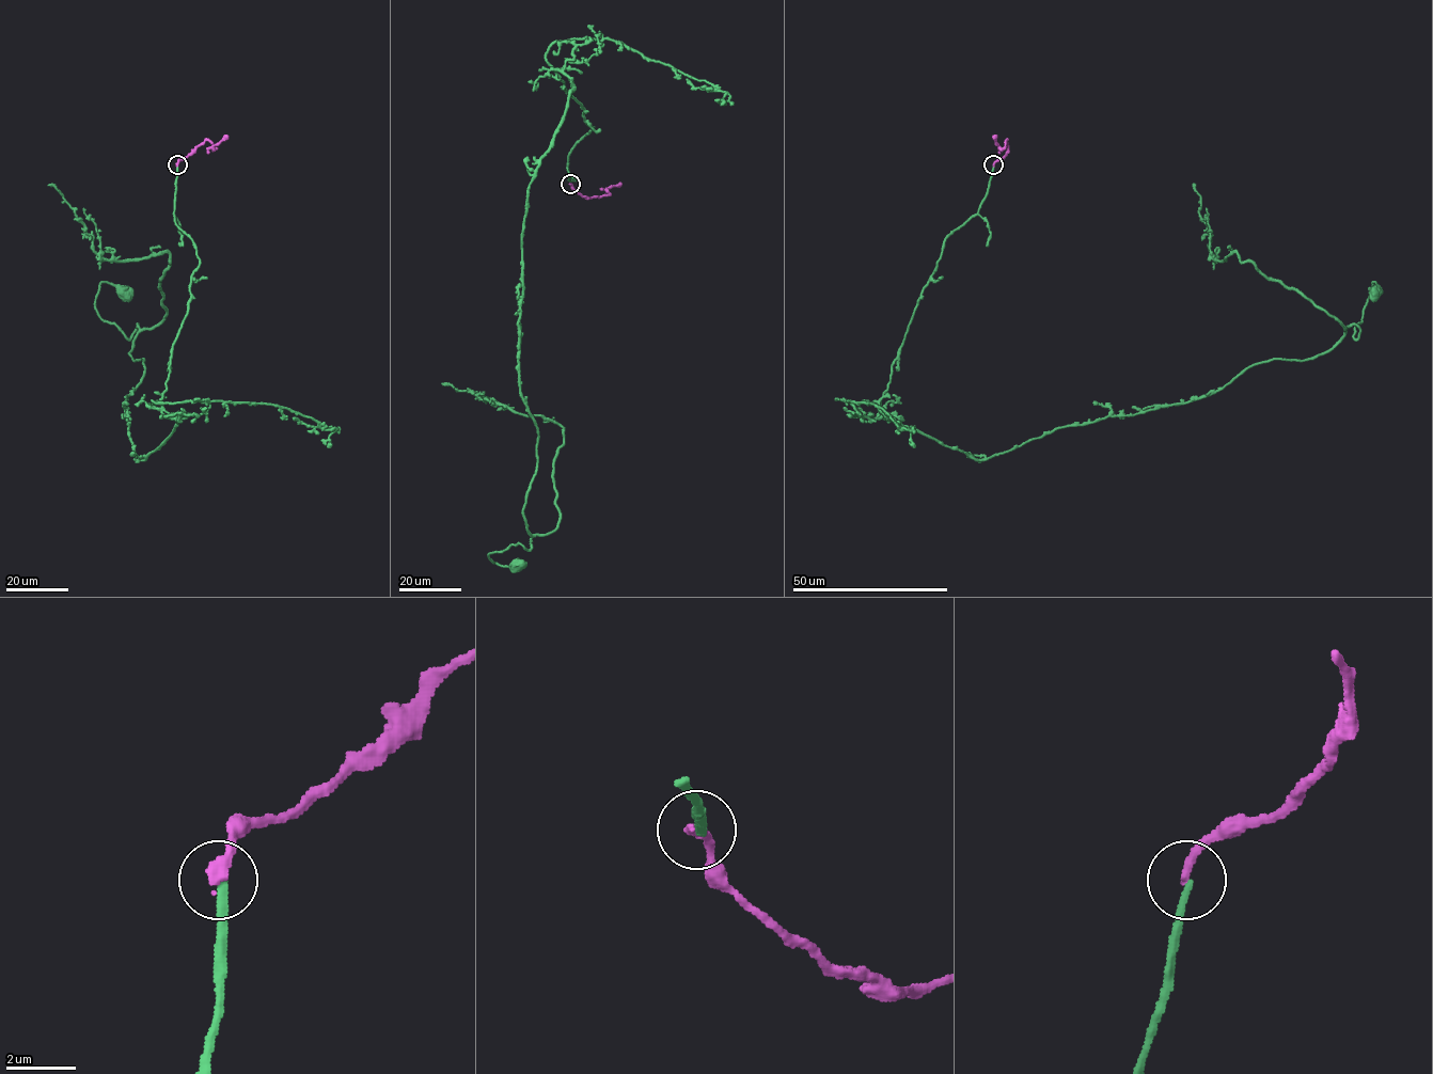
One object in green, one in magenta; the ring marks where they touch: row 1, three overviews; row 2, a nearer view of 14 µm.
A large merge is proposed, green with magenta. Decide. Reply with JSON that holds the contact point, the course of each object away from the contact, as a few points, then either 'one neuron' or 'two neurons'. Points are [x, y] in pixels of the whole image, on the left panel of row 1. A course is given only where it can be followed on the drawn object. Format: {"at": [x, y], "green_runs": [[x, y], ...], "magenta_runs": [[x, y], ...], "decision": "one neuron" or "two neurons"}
{"at": [177, 164], "green_runs": [[176, 166], [200, 263], [179, 421], [144, 460], [139, 328], [95, 306], [124, 290]], "magenta_runs": [[176, 166], [205, 140], [215, 148], [214, 145], [227, 136]], "decision": "two neurons"}

